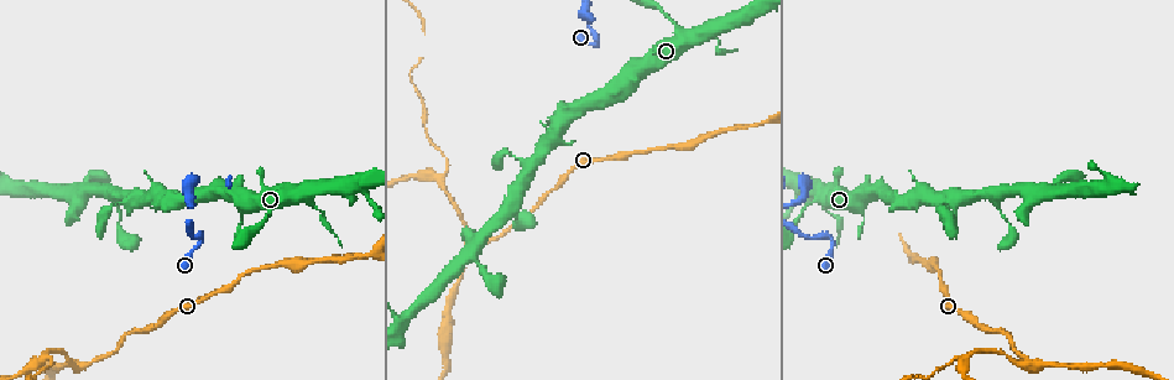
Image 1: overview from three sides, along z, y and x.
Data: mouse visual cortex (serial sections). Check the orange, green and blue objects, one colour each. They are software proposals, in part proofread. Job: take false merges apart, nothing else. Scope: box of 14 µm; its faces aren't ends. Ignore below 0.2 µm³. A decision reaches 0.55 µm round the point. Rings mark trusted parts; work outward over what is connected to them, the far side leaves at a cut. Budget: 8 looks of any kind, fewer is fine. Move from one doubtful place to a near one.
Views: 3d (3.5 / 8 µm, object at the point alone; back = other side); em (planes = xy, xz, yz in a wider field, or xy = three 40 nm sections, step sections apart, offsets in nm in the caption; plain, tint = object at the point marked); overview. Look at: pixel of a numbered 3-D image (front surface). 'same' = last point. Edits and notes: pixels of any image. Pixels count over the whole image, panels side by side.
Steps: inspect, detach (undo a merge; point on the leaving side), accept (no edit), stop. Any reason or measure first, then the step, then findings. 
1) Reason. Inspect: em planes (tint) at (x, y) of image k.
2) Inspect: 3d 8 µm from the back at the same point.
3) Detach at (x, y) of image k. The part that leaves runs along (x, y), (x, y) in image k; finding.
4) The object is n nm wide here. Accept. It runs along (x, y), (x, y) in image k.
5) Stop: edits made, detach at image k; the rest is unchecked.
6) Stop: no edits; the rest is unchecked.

Sharp bend. Inspect: 3d 3.5 µm at (598, 43) of image 1.

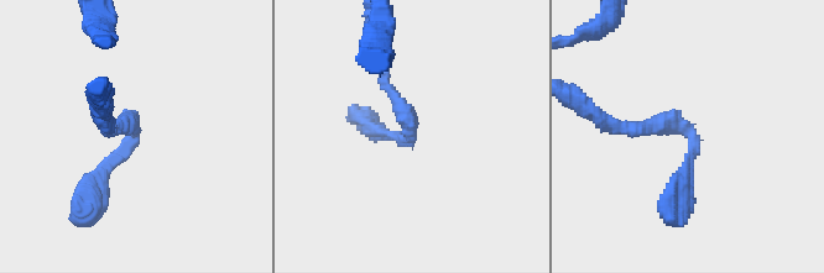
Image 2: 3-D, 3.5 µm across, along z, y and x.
Accept. It runs along (683, 193), (693, 155), (683, 124), (614, 129) in image 2; continuous, no second cell.

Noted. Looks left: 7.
Thick turns thin. Inspect: 3d 3.5 µm at (675, 21) of image 1.

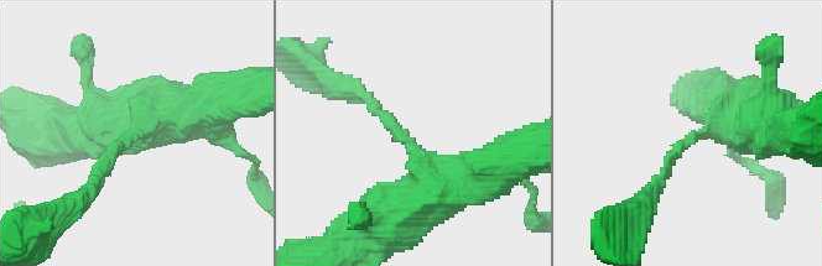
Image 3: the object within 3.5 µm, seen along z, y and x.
The arms are 150, 600 nm wide. Inspect: em xy step 3 (tint) at (695, 138) of image 3.

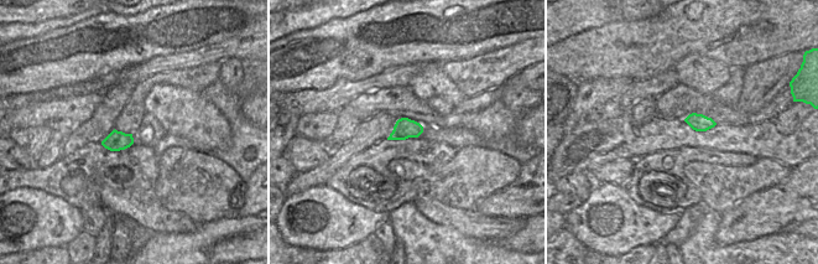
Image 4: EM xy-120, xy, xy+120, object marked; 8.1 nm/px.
Accept. It runs along (773, 125), (700, 132), (651, 191) in image 3; one cell here.

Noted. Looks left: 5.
Three-way junction. Inspect: 3d 3.5 µm at (79, 366) of image 1.

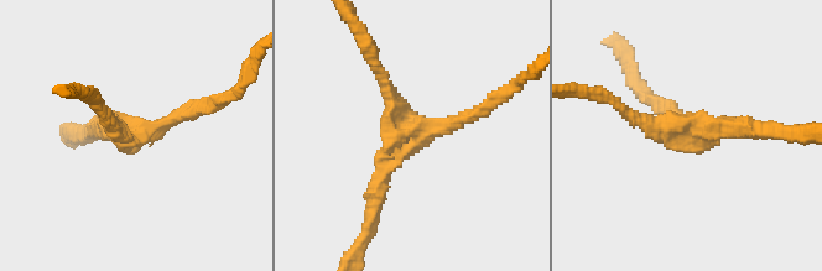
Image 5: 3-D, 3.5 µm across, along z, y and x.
Inspect: em xy step 3 (tint) at (685, 133) of image 5.

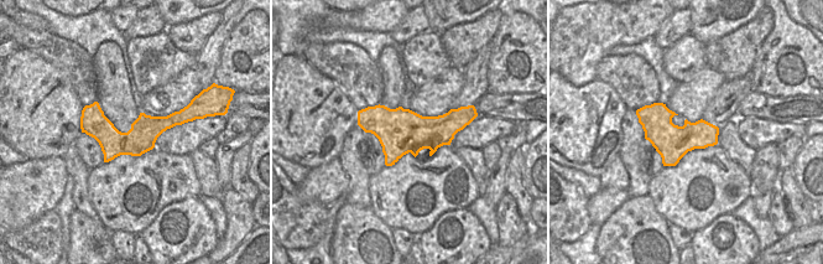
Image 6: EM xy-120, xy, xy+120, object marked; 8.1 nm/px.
3 arms meet here. Accept. It runs along (485, 107), (414, 129), (375, 196) in image 5; all the same cell.

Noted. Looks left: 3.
Stop: no edits; the rest is unchecked.

